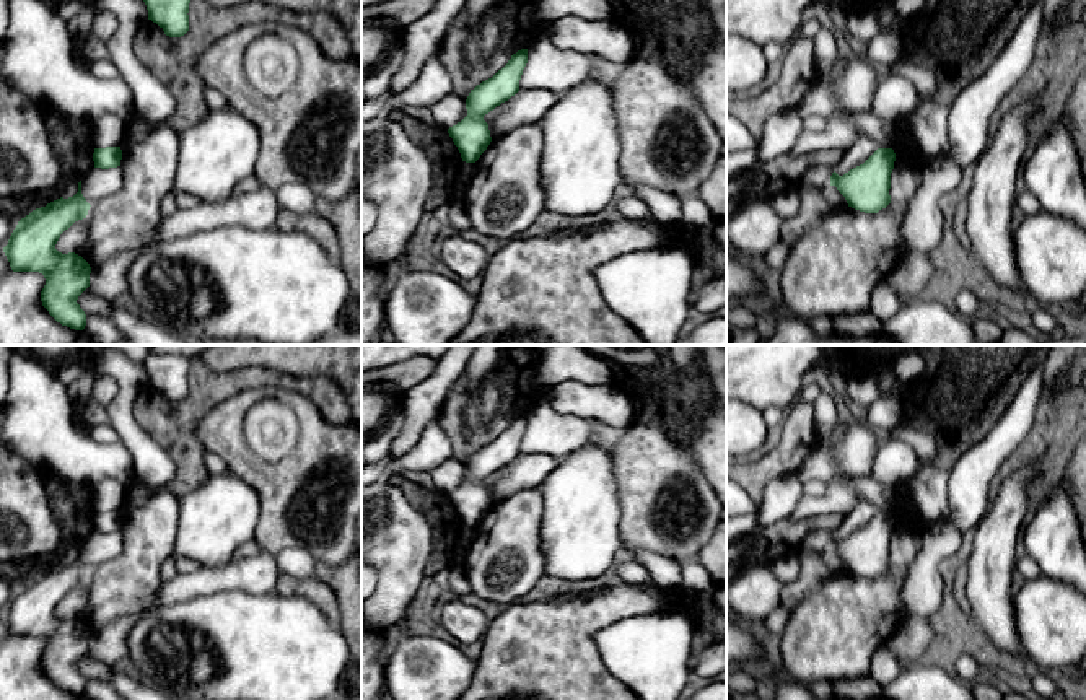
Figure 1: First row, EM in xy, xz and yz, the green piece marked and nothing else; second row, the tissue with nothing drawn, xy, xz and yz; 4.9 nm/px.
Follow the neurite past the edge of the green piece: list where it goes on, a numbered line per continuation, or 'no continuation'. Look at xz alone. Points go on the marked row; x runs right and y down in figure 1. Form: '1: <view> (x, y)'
no continuation

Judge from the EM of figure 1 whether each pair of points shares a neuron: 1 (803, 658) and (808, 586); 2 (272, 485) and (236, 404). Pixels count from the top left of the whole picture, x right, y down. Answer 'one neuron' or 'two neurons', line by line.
1: two neurons
2: one neuron

